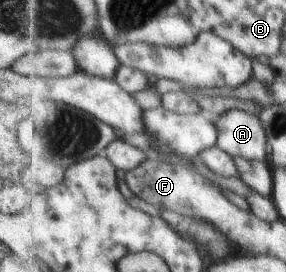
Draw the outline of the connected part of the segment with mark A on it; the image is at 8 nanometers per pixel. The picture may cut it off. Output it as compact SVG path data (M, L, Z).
M233 108L214 118L216 121L215 125L218 129L216 145L223 151L232 155L233 158L235 156L241 156L250 160L269 161L268 137L265 125L263 125L259 115L256 116L251 112Z

